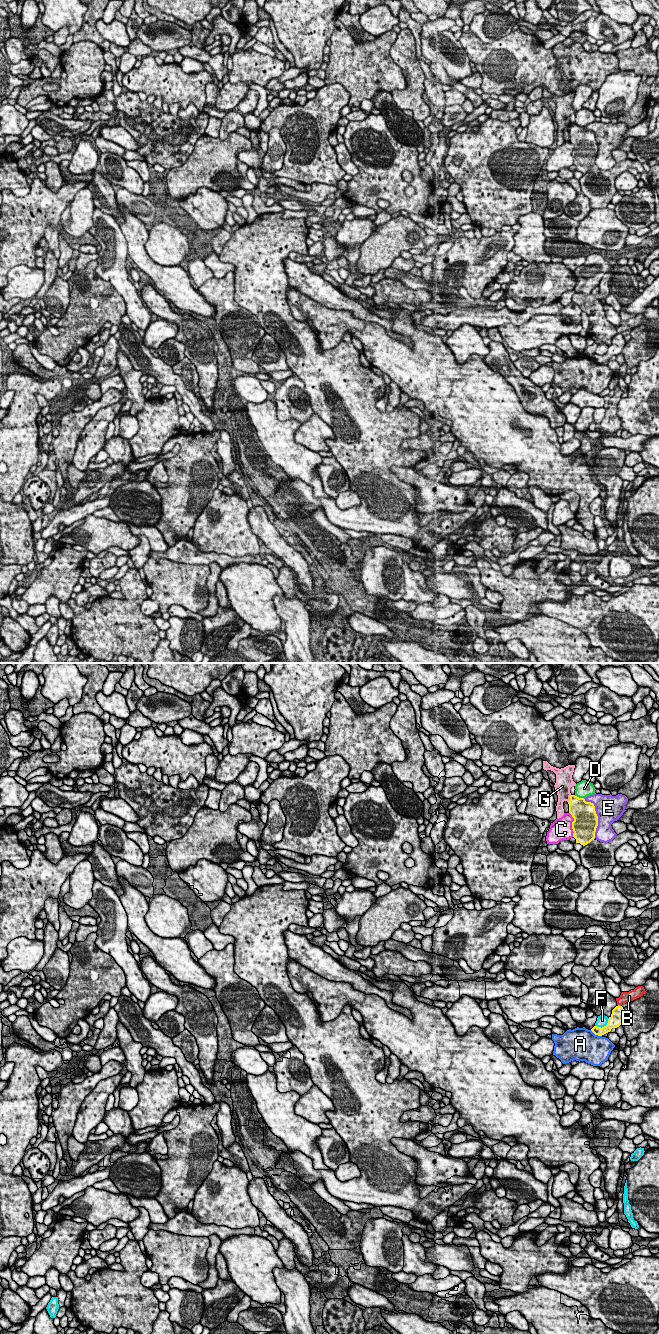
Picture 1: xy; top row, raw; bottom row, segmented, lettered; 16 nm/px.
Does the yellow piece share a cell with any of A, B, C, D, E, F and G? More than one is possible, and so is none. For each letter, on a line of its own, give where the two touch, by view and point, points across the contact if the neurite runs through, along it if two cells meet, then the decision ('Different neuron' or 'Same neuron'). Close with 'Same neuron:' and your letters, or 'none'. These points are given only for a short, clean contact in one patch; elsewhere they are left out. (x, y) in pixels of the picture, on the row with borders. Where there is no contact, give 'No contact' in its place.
A: Touches yellow at xy (596, 1034). Different neuron
B: Touches yellow at xy (619, 1005). Boundary: xy (618, 1004), (620, 1006). Different neuron
C: Touches yellow at xy (572, 824). Different neuron
D: Touches yellow at xy (578, 797). Different neuron
E: Touches yellow at xy (597, 816). Different neuron
F: Touches yellow at xy (604, 1026). Different neuron
G: Touches yellow at xy (570, 799). Boundary: xy (571, 795), (568, 802). Different neuron
Same neuron: none

